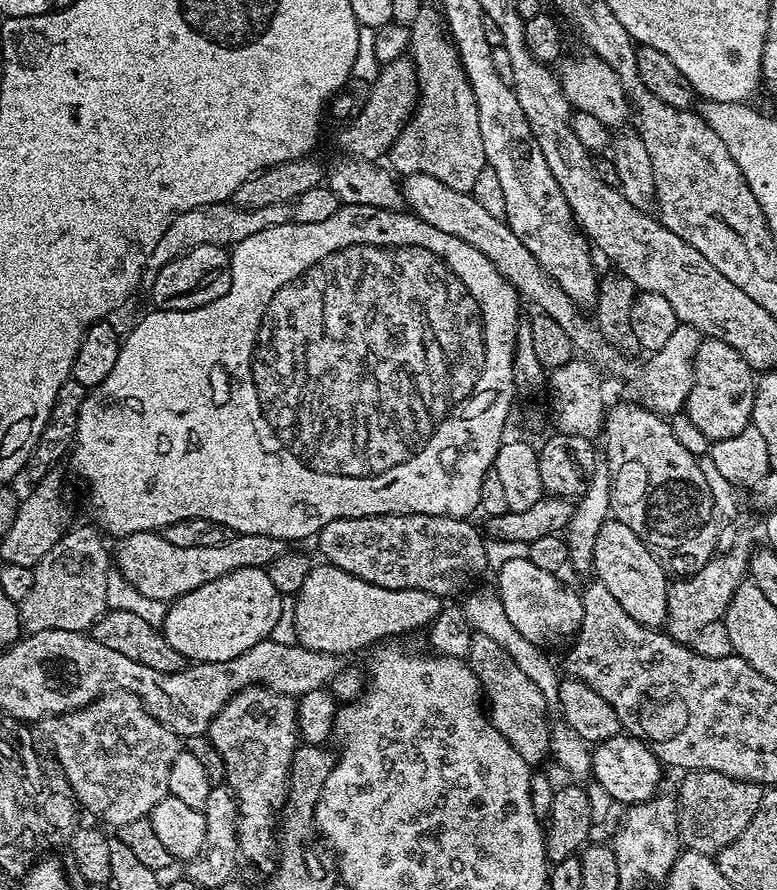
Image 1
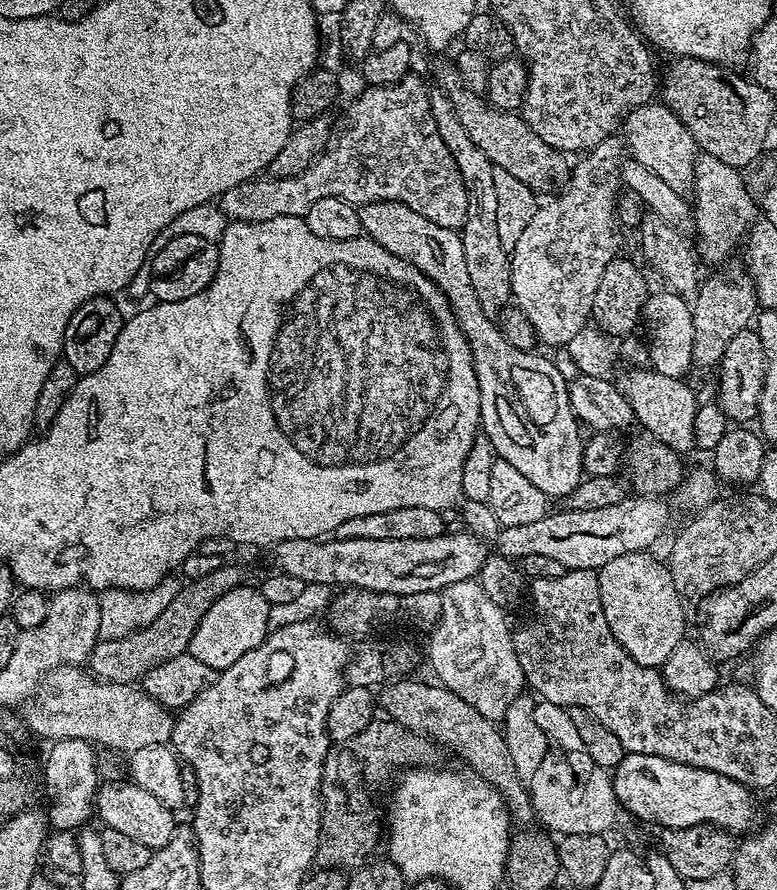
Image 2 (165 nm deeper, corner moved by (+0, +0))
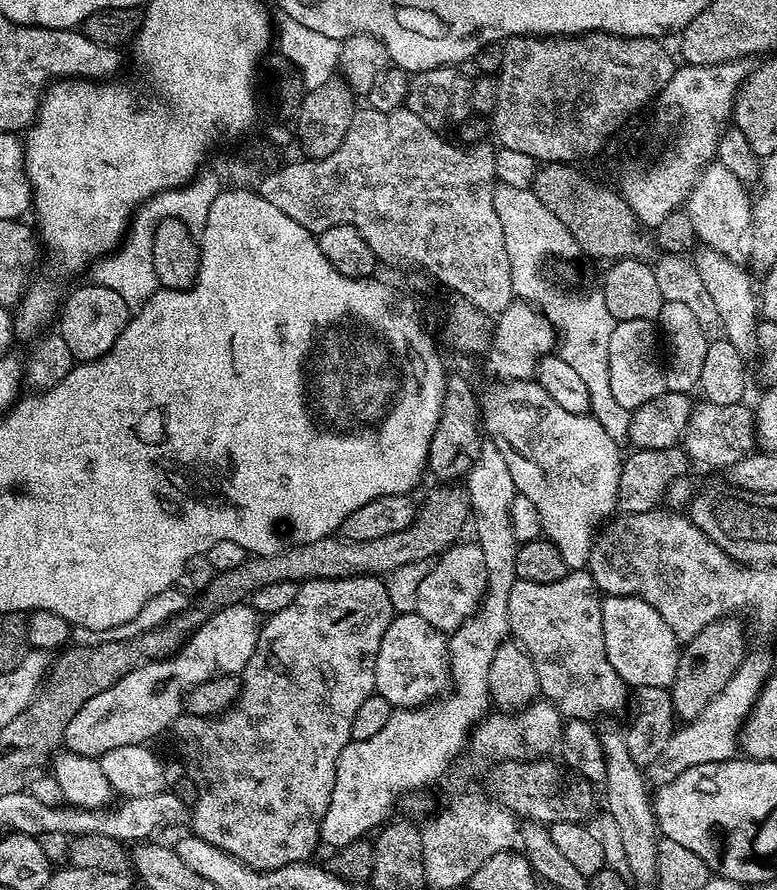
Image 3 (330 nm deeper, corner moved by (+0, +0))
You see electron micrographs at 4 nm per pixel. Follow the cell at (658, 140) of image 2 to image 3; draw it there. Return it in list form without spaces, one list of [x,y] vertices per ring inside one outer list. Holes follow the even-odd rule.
[[[713,162],[697,176],[686,201],[686,211],[690,222],[694,222],[697,241],[737,262],[745,259],[752,231],[752,200],[744,191],[745,185],[726,166]]]

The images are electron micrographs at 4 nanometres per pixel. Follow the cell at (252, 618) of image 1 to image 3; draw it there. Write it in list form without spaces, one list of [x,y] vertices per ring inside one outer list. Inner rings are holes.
[[[241,602],[218,609],[213,616],[209,616],[205,624],[193,630],[192,635],[175,652],[159,660],[148,661],[146,665],[148,684],[136,684],[137,673],[131,672],[118,678],[118,682],[114,682],[110,690],[94,694],[94,698],[90,698],[86,706],[82,706],[82,710],[78,710],[74,718],[70,718],[70,726],[66,726],[63,747],[74,756],[99,758],[102,754],[106,754],[106,750],[118,750],[118,746],[131,744],[147,745],[152,742],[148,740],[154,739],[155,736],[160,736],[163,732],[165,735],[174,721],[185,711],[184,700],[191,688],[212,680],[215,676],[234,676],[243,673],[246,662],[250,662],[250,654],[254,654],[256,649],[261,627],[261,617],[251,603]]]

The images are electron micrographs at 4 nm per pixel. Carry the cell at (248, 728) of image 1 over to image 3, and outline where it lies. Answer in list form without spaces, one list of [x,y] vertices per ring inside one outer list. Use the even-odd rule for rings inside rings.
[[[347,576],[303,581],[298,594],[294,594],[294,602],[290,602],[286,610],[278,610],[278,614],[263,621],[254,654],[250,654],[250,662],[246,662],[244,667],[240,681],[240,697],[236,699],[235,704],[218,716],[181,714],[174,721],[170,737],[172,736],[173,742],[176,743],[176,752],[180,755],[193,786],[196,787],[196,805],[193,808],[191,805],[190,808],[191,835],[202,838],[202,842],[218,846],[218,850],[238,858],[247,868],[258,868],[261,872],[287,864],[302,864],[313,859],[312,851],[320,844],[320,823],[326,814],[326,806],[330,806],[330,794],[334,790],[338,754],[352,739],[354,713],[362,707],[362,702],[366,702],[366,698],[370,698],[376,691],[374,670],[378,646],[382,646],[382,634],[386,634],[386,626],[390,626],[394,615],[392,596],[384,583],[379,576]]]

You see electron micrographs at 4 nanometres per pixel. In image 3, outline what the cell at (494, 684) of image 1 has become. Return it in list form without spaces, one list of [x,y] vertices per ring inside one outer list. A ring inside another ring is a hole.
[[[457,542],[441,552],[431,565],[433,568],[421,578],[416,588],[415,612],[426,618],[430,626],[445,634],[455,632],[462,622],[475,614],[486,590],[486,561],[480,545],[475,542],[464,543]]]

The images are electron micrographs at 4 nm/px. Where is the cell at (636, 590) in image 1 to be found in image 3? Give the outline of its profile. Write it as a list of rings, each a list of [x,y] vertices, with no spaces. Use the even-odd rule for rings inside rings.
[[[604,596],[600,609],[606,658],[610,658],[610,666],[618,670],[618,678],[622,678],[622,682],[632,690],[671,689],[674,674],[678,674],[682,641],[670,626],[666,626],[662,614],[658,614],[650,602],[637,596]]]

